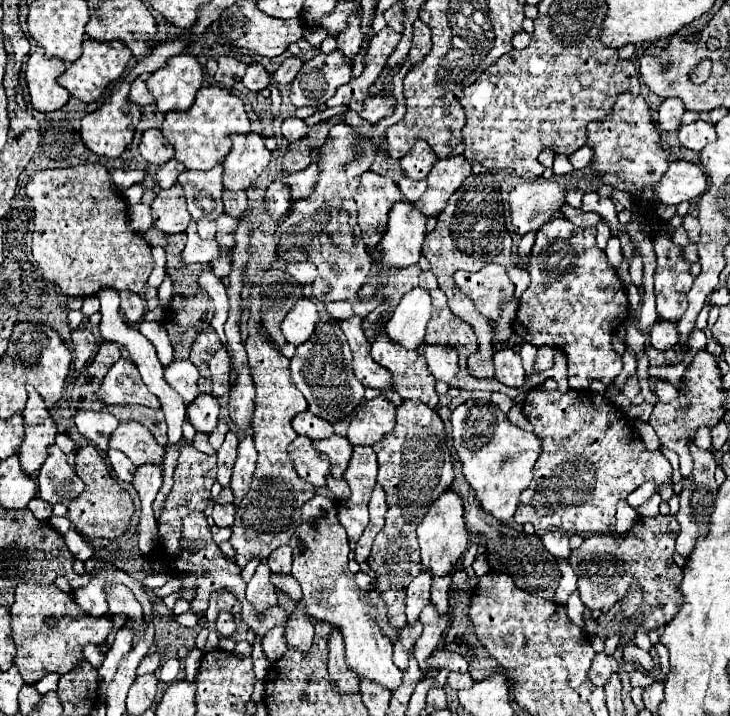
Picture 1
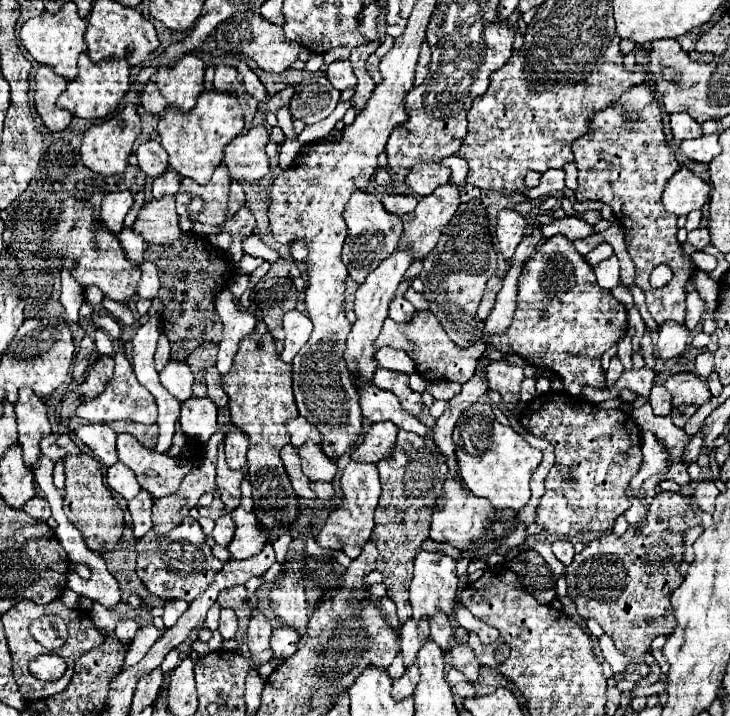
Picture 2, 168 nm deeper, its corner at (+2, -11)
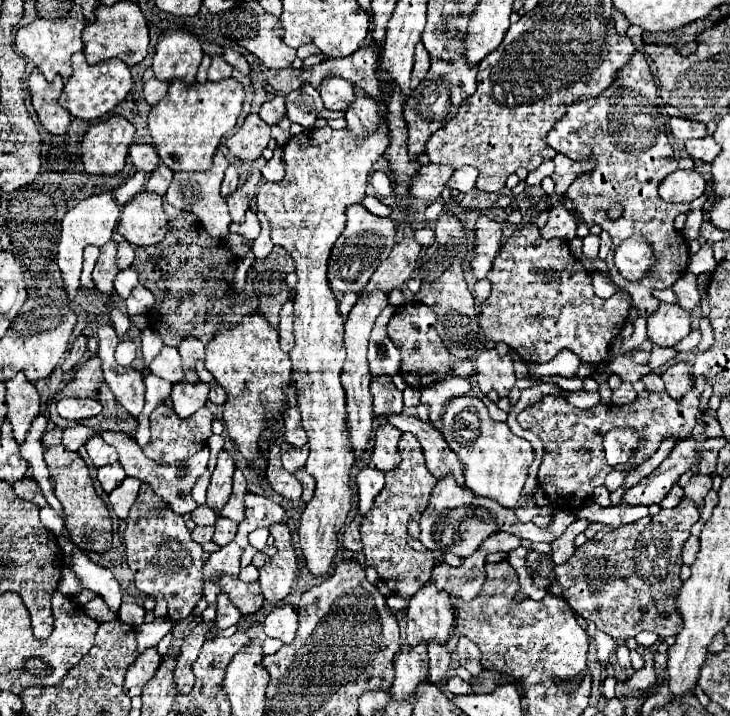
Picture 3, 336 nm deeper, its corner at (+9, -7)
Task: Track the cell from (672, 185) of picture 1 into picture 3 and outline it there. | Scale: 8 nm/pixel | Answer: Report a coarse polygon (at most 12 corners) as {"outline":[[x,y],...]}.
{"outline":[[677,170],[659,186],[665,202],[693,202],[705,192],[695,170]]}

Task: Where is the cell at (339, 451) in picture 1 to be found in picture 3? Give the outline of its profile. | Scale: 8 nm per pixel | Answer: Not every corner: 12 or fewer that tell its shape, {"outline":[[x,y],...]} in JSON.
{"outline":[[309,446],[283,448],[283,468],[295,472],[305,466]]}

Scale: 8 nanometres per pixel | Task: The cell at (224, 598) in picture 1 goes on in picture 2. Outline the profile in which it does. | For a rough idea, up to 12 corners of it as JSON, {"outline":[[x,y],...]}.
{"outline":[[244,586],[223,590],[221,608],[235,610],[239,618],[251,616],[258,604],[254,592]]}

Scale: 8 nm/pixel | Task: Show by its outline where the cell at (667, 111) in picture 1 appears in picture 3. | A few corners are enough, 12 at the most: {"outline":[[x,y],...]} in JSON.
{"outline":[[671,118],[671,134],[679,140],[705,138],[703,122]]}

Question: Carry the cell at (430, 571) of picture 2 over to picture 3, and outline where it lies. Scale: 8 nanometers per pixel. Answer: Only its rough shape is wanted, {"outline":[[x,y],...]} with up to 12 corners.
{"outline":[[431,582],[407,610],[407,644],[447,644],[455,616]]}

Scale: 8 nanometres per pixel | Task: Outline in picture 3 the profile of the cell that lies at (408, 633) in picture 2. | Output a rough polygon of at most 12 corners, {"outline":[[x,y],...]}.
{"outline":[[403,646],[395,660],[393,700],[415,696],[429,680],[427,646]]}

